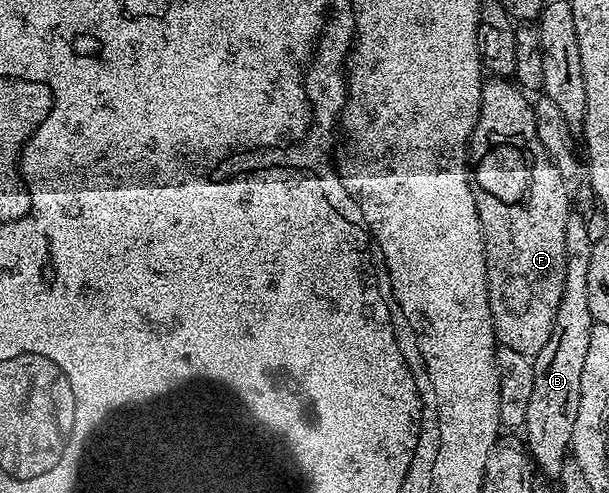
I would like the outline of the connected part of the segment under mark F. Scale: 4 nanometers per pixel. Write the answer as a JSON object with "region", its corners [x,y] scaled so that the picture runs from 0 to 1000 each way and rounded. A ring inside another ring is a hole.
{"region":[[[808,154],[796,164],[788,241],[775,270],[782,339],[773,339],[772,359],[785,446],[791,454],[801,615],[814,692],[831,706],[844,706],[844,714],[877,722],[890,714],[897,690],[903,690],[916,617],[923,617],[923,584],[929,576],[929,446],[936,420],[928,355],[906,331],[883,284],[880,225],[867,199],[869,193],[833,156]]]}

